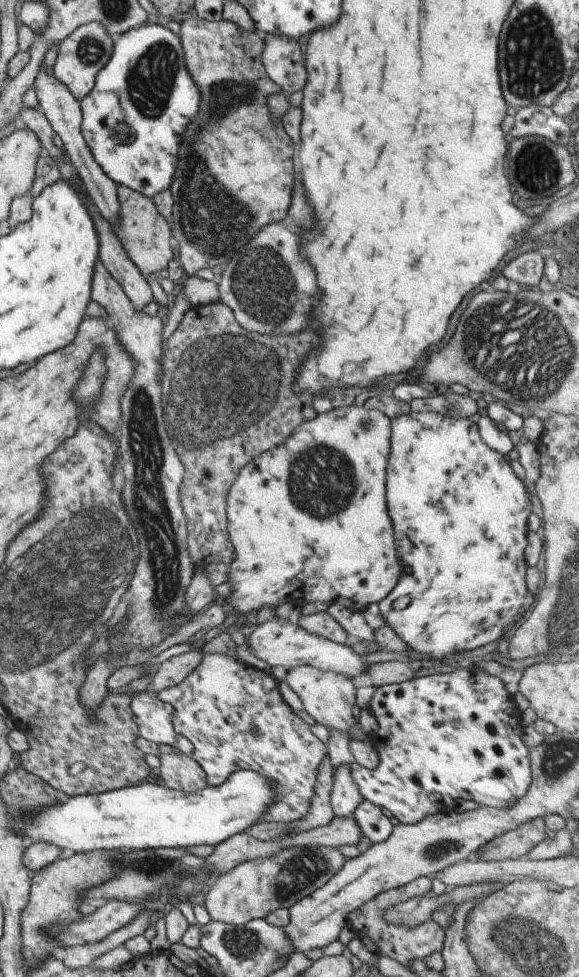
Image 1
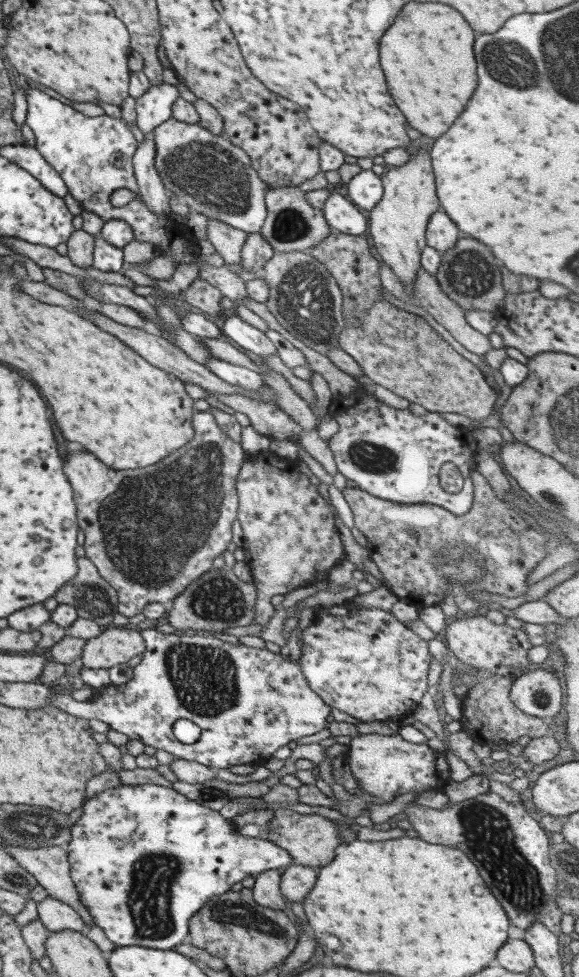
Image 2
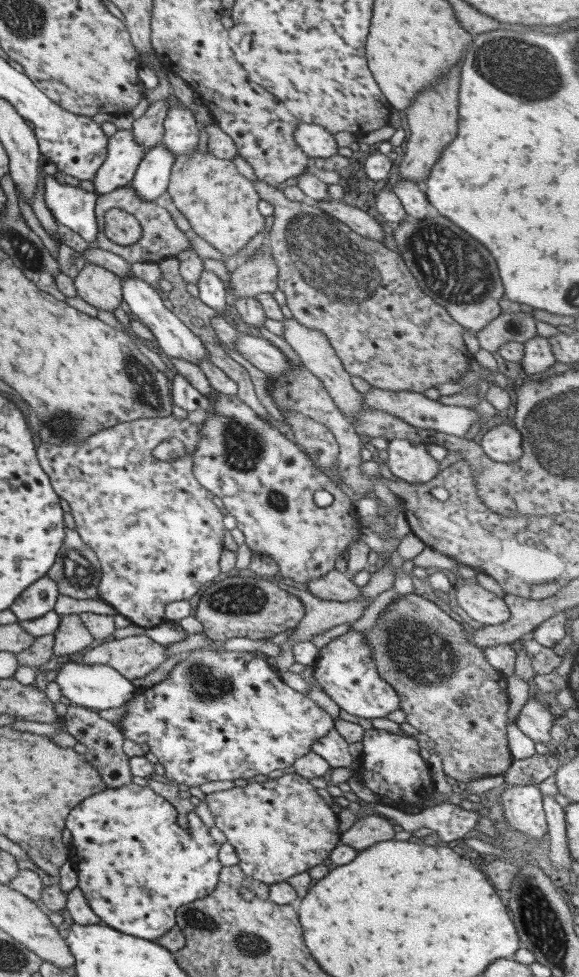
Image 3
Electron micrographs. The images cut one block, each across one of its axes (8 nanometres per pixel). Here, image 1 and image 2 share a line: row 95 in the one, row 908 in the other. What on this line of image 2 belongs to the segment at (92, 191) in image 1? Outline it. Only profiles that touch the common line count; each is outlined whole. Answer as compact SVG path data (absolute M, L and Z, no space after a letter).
M47 896L36 903L37 920L49 932L61 932L61 930L73 930L84 933L86 930L82 918L65 902L59 902L51 896Z

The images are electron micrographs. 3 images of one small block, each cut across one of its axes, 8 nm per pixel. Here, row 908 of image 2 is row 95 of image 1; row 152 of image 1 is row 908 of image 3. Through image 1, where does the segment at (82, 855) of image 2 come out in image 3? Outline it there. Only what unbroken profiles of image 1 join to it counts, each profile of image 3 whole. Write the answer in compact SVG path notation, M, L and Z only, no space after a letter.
M134 783L119 787L106 787L105 790L99 791L97 794L92 794L79 802L79 805L73 807L67 815L64 828L69 841L69 860L72 862L77 875L77 888L83 893L86 903L89 908L100 918L103 925L111 927L113 930L118 930L120 933L131 935L135 938L142 938L146 941L155 941L160 936L163 936L171 927L176 925L175 913L176 910L187 903L197 899L202 899L207 894L211 893L215 888L218 872L222 866L218 861L218 850L220 845L213 841L207 833L208 828L201 823L201 820L194 812L185 814L185 824L177 822L177 812L175 808L164 800L161 796L153 793L150 788L141 787Z

